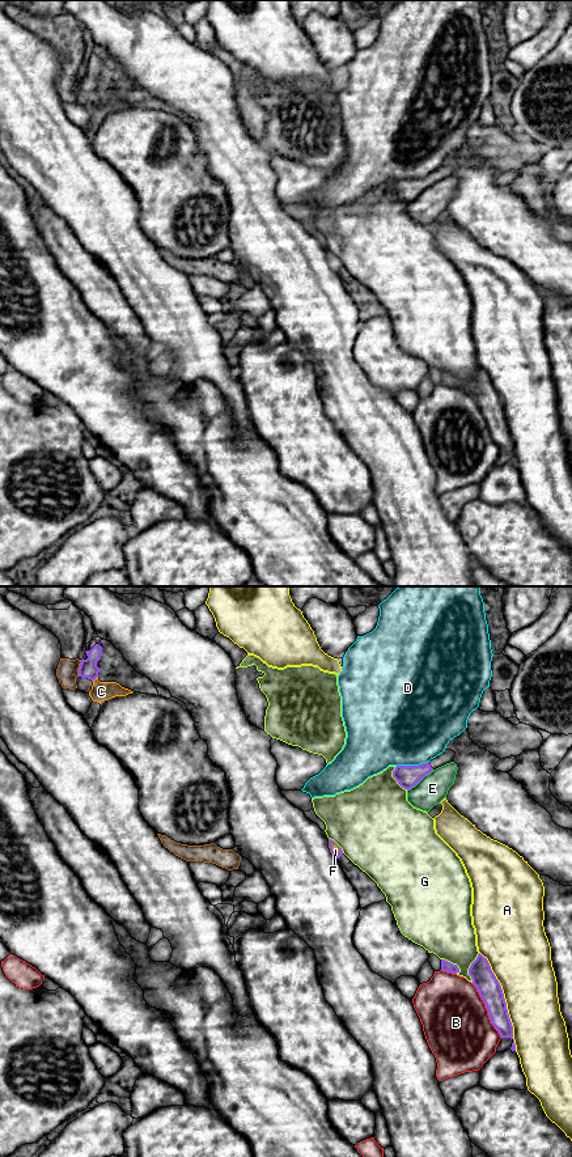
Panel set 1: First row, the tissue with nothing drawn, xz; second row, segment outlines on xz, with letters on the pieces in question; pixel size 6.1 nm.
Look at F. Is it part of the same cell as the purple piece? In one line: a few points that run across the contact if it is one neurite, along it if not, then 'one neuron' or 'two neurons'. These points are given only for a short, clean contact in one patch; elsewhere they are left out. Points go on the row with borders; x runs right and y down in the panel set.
one neuron

